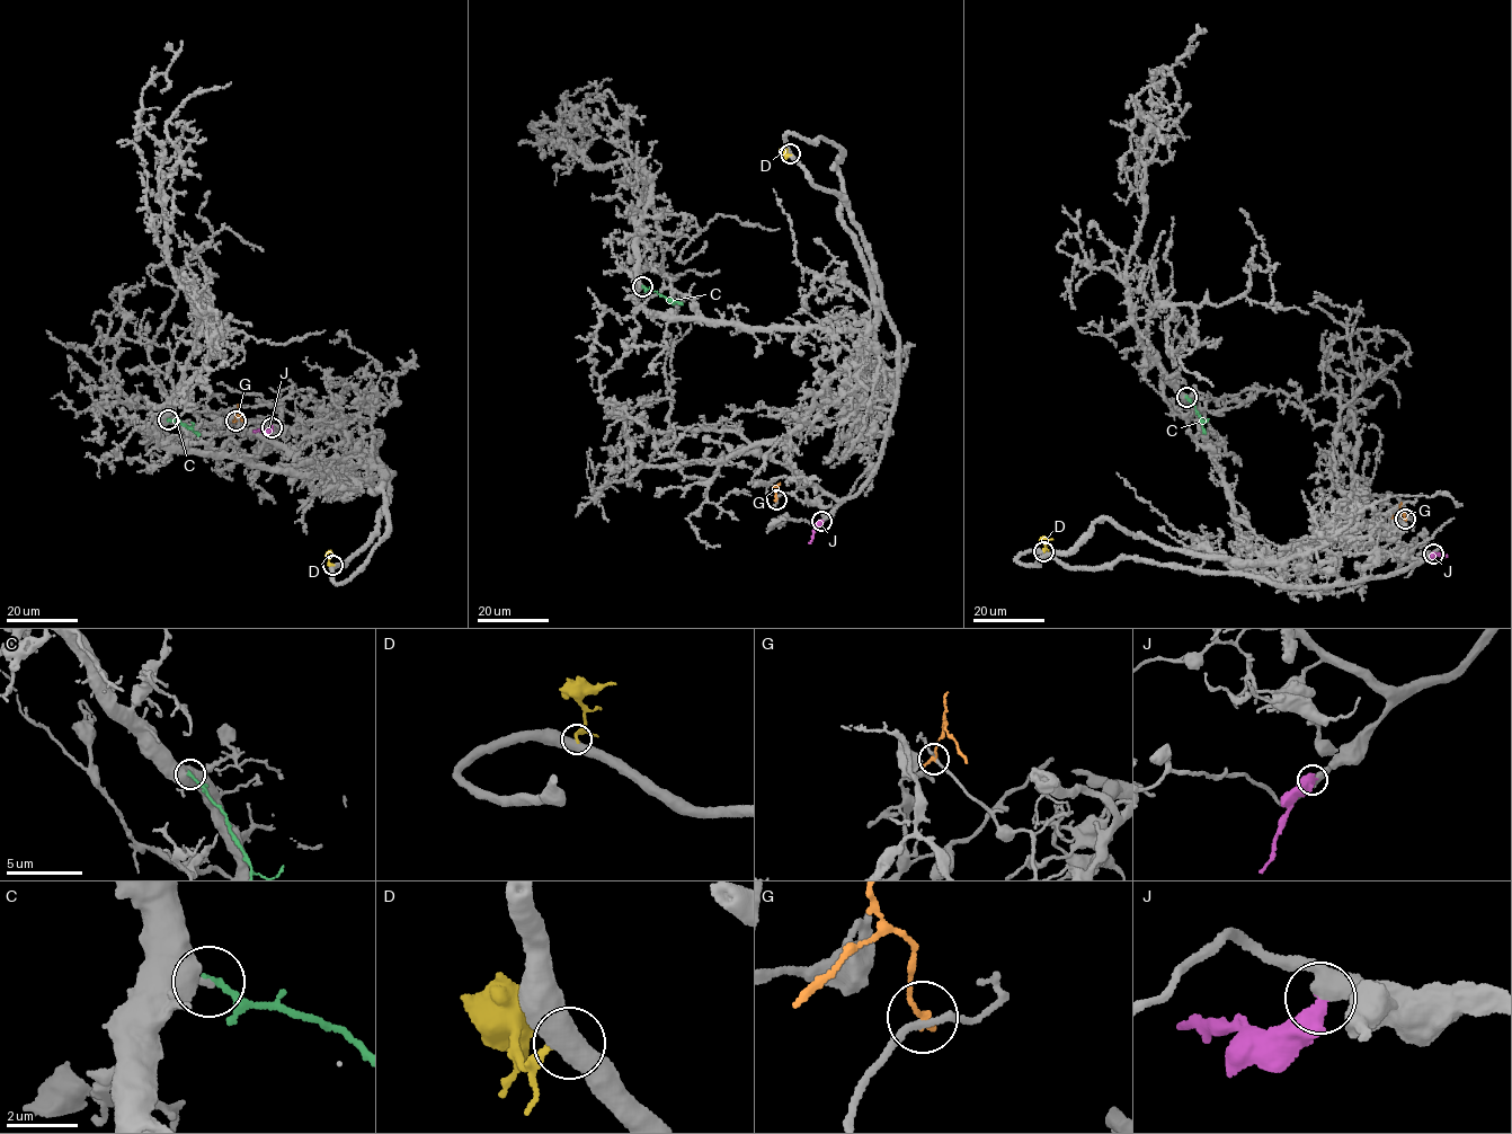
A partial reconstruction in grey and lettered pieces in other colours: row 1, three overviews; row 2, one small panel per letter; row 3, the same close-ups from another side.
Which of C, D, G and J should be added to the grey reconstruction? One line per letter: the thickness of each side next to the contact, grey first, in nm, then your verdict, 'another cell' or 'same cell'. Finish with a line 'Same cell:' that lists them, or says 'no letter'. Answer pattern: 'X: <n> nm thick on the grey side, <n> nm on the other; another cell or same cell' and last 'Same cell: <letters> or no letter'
C: 280 nm thick on the grey side, 180 nm on the other; another cell
D: 550 nm thick on the grey side, 220 nm on the other; another cell
G: 180 nm thick on the grey side, 200 nm on the other; another cell
J: 440 nm thick on the grey side, 440 nm on the other; same cell
Same cell: J

